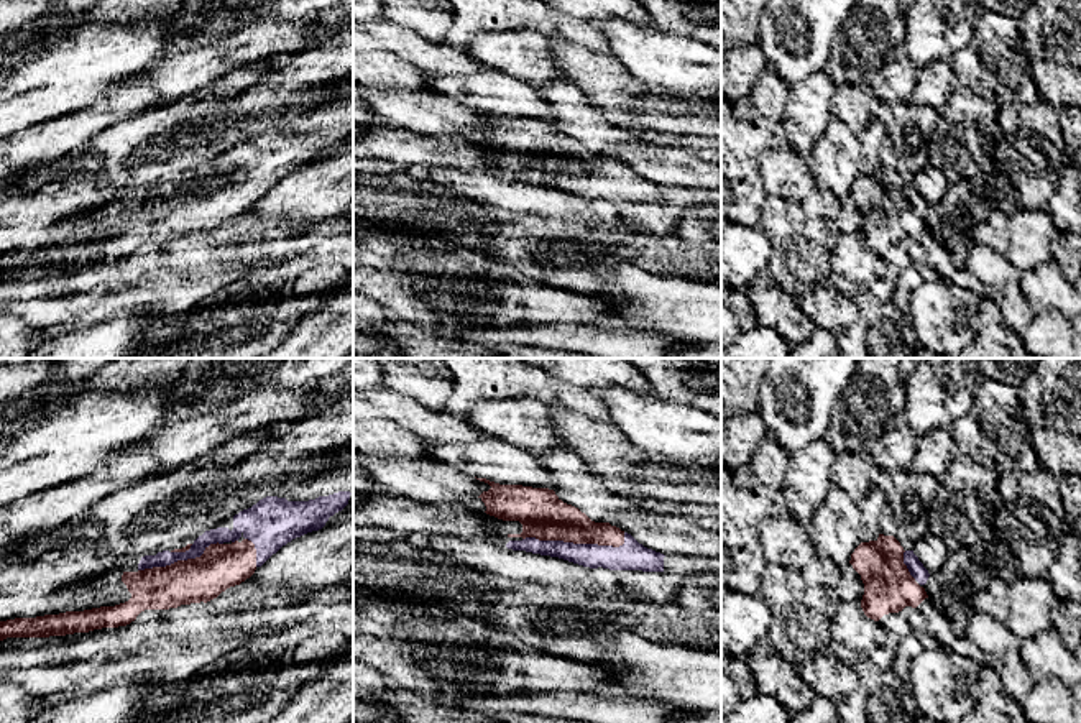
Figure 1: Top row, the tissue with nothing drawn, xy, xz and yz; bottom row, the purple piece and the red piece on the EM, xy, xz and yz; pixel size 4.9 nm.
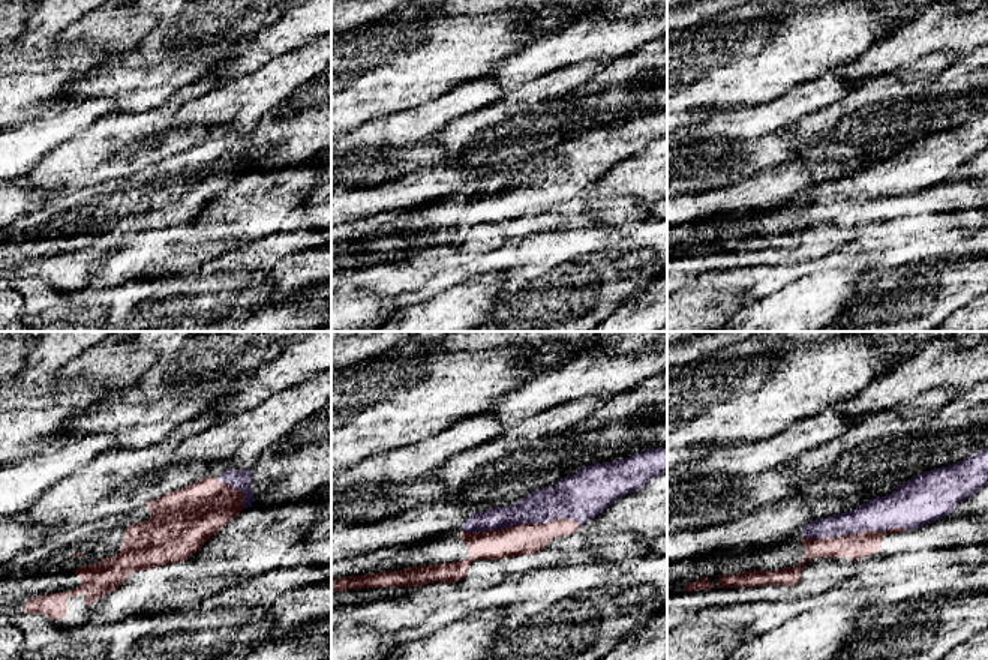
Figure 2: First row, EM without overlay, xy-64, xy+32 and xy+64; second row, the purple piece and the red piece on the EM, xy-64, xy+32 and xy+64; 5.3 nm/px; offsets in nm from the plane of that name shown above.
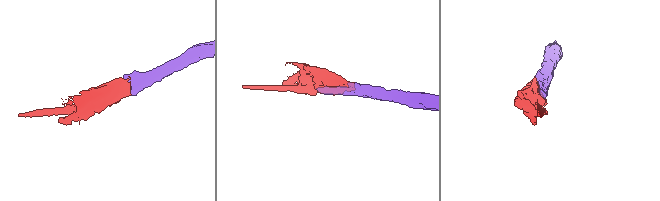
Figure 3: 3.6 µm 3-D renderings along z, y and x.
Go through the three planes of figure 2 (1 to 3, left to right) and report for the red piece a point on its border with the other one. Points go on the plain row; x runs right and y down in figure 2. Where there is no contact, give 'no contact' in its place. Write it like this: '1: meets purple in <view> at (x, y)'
1: meets purple in xy-64 at (230, 147)
2: meets purple in xy+32 at (520, 186)
3: meets purple in xy+64 at (873, 194)

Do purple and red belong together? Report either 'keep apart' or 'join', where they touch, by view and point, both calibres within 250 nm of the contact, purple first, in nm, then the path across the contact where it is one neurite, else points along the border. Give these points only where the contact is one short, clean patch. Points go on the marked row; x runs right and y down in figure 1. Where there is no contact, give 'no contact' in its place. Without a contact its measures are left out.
join | xz (577, 544) | 130/220 nm

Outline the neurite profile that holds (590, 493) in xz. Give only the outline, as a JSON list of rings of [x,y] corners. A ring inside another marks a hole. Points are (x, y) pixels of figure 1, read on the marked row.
[[[567,447],[537,454],[540,463],[554,473],[552,490],[567,504],[578,508],[595,523],[611,523],[619,514],[652,514],[637,500],[616,495],[608,480],[586,470],[583,457]]]

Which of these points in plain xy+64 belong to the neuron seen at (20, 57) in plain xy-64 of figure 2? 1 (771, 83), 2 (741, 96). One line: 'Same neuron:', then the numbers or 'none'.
Same neuron: 1, 2

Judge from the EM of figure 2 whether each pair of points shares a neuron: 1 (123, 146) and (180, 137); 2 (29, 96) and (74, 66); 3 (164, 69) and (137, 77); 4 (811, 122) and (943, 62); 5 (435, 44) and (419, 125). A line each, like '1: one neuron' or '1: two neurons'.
1: one neuron
2: one neuron
3: one neuron
4: one neuron
5: two neurons

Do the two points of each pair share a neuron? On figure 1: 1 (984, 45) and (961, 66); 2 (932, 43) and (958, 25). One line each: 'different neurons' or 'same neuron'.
1: same neuron
2: same neuron

